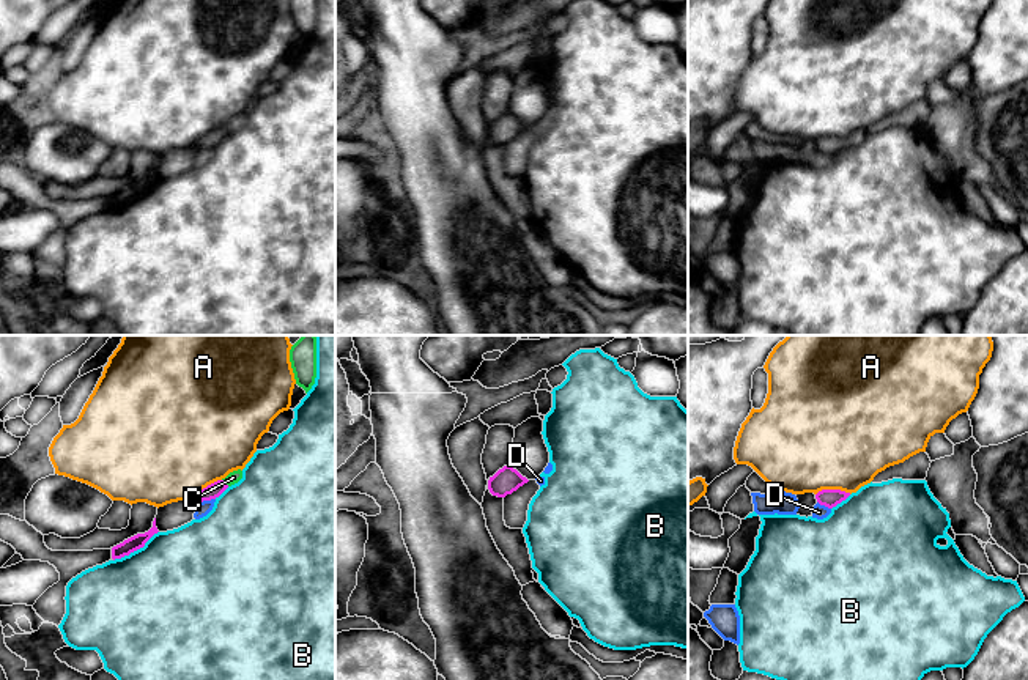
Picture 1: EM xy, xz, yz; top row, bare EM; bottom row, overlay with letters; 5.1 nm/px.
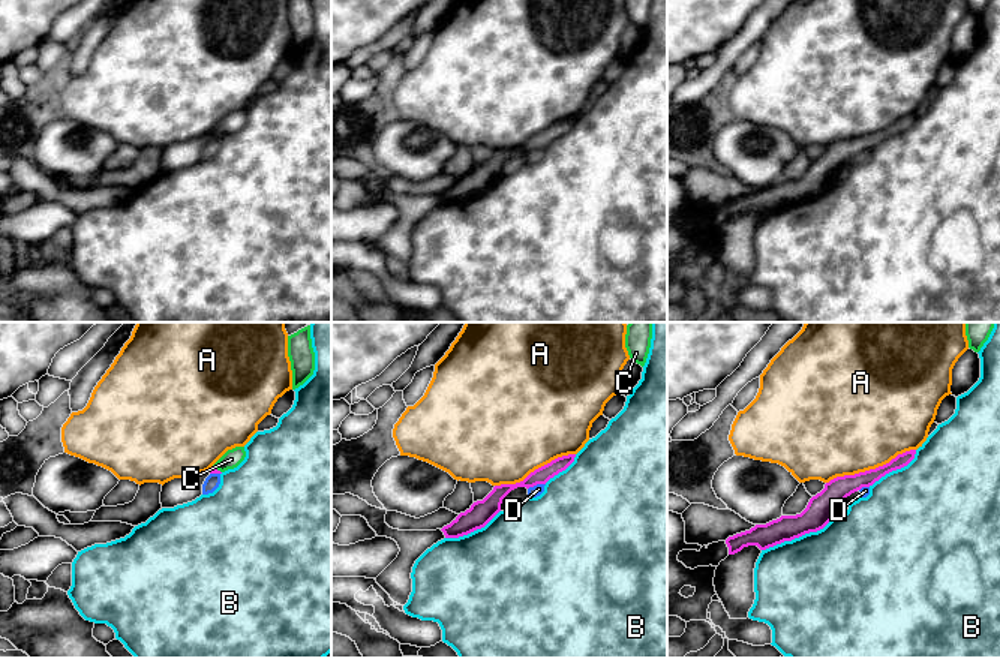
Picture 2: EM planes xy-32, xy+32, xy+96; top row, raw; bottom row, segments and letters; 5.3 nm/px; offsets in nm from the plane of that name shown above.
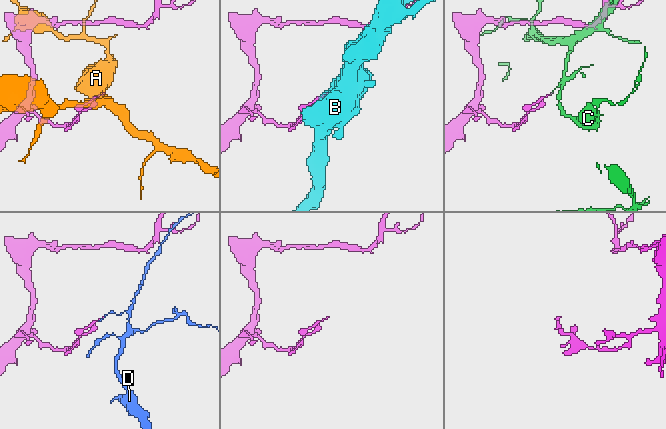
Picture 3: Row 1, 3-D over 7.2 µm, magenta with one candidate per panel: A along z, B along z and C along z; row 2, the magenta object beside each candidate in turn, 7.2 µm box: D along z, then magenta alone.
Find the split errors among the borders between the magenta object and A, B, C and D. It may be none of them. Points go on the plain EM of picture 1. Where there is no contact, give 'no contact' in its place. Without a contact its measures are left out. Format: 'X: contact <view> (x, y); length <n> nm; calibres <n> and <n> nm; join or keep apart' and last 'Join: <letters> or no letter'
A: contact yz (833, 137); length 180 nm; calibres 100 and 500 nm; keep apart
B: contact xy (136, 197); length 280 nm; calibres 70 and 500 nm; keep apart
C: contact xy (224, 129); length 50 nm; calibres 80 and 70 nm; keep apart
D: contact xy (207, 147); length 90 nm; calibres 80 and 70 nm; keep apart
Join: no letter

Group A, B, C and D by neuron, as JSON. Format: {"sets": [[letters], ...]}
{"sets": [["A"], ["B"], ["C"], ["D"]]}

